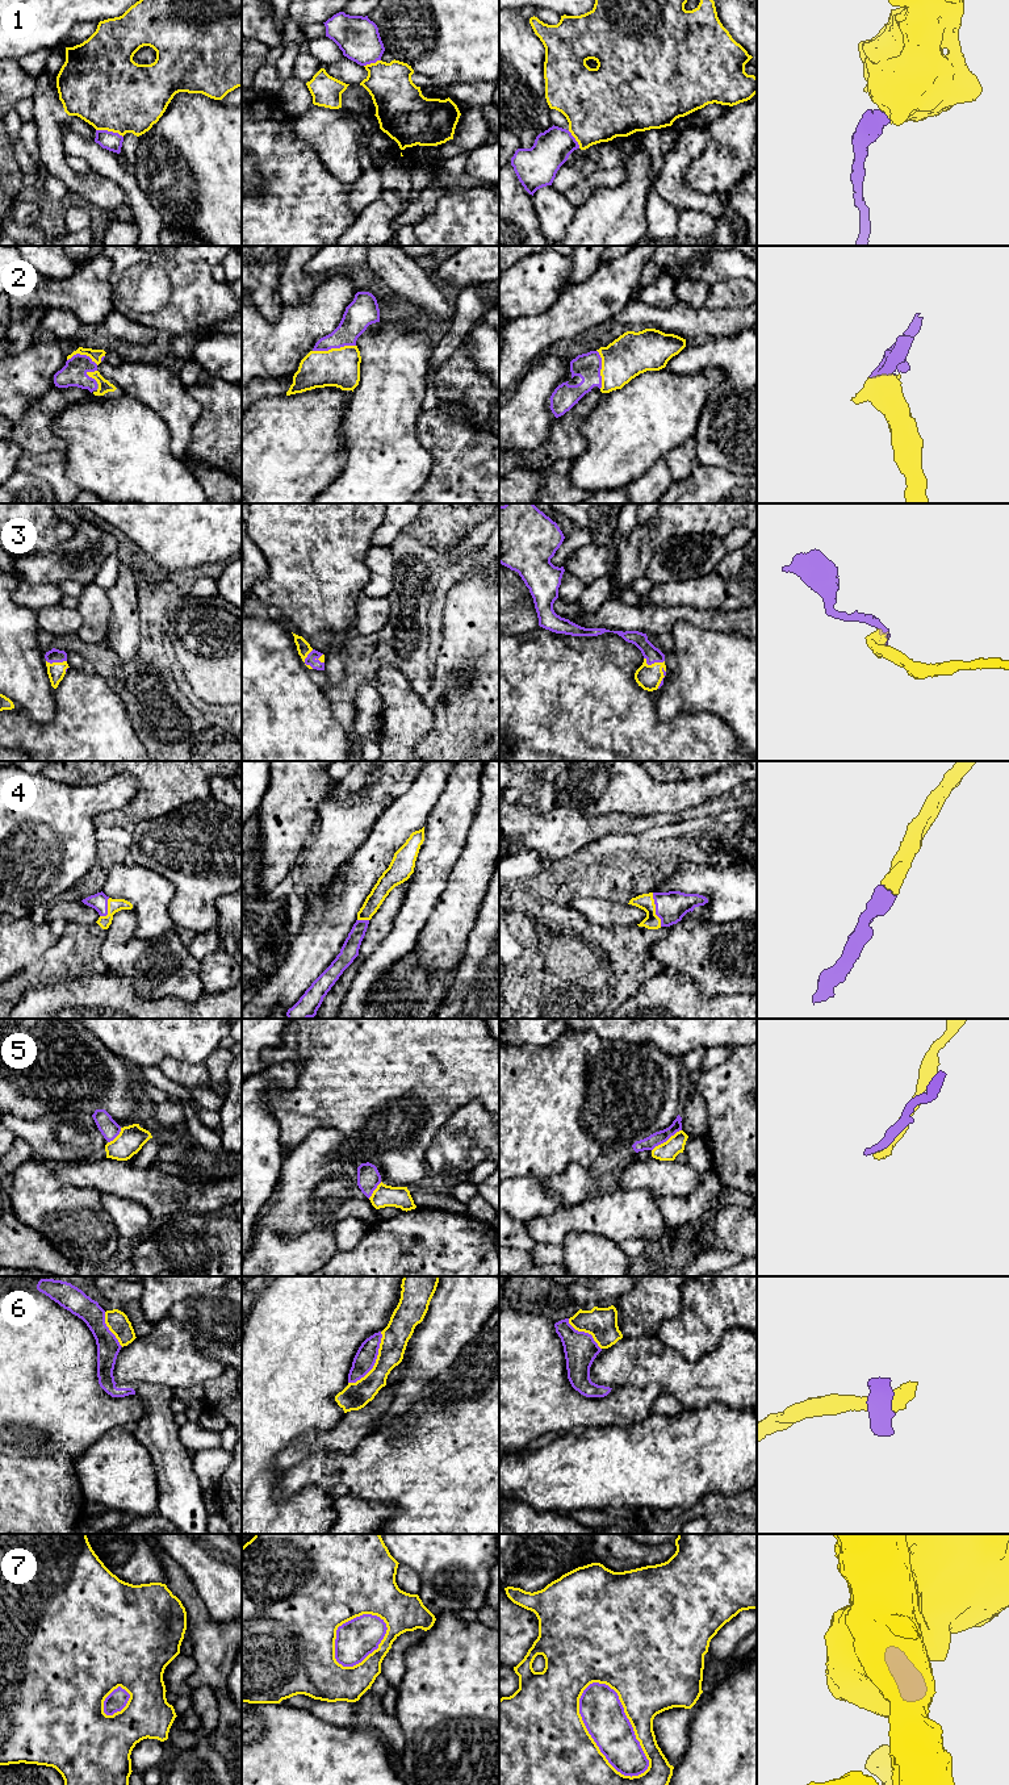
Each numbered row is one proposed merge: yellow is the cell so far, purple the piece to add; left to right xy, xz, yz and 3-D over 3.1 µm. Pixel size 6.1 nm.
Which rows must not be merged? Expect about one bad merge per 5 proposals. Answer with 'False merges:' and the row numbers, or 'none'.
False merges: 1, 5, 6, 7

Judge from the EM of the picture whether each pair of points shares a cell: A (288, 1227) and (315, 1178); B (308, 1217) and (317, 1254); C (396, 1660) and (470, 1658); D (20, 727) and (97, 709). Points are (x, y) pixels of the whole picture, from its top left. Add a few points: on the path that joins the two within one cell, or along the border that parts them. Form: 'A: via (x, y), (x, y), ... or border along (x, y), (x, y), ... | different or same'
A: via (291, 1215), (310, 1195), (310, 1190) | same
B: border along (334, 1223), (293, 1238), (280, 1236) | different
C: border along (423, 1637), (407, 1650), (405, 1673), (397, 1689) | different
D: via (40, 731), (75, 731), (78, 728) | same

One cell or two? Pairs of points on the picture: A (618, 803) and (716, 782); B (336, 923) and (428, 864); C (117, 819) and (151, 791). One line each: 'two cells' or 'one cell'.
A: one cell
B: two cells
C: one cell

